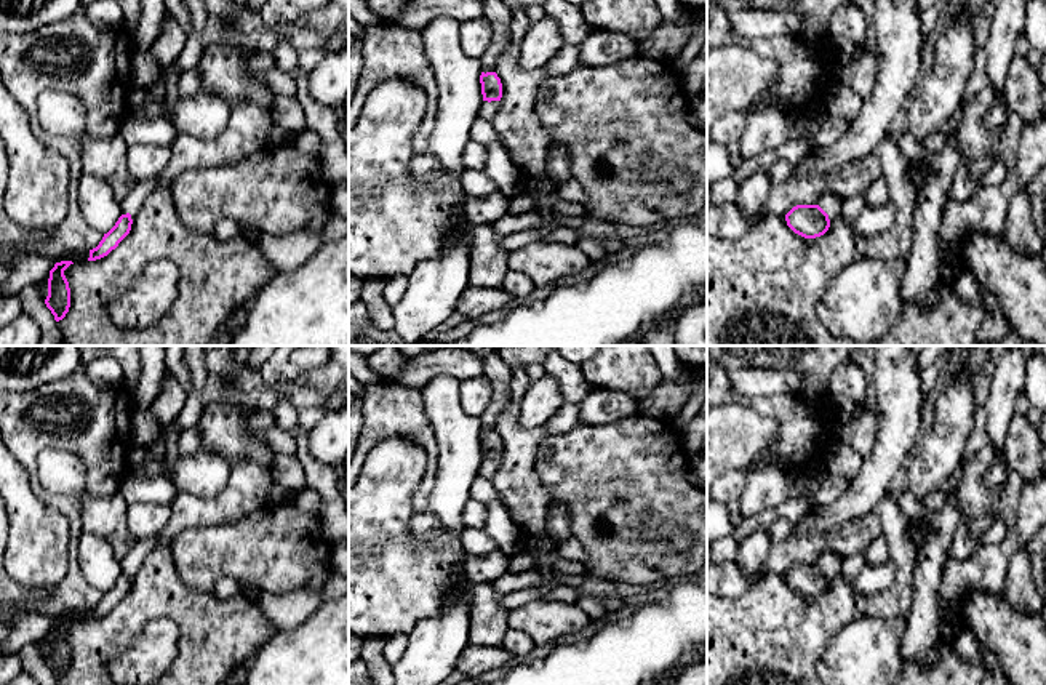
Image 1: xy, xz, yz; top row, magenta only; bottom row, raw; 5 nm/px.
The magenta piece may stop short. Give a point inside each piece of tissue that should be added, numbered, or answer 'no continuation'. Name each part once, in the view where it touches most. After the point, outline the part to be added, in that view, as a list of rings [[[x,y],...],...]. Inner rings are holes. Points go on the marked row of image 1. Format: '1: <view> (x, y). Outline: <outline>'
1: yz (830, 204). Outline: [[[825,190],[819,200],[819,206],[828,214],[828,219],[835,219],[841,214],[841,197]]]

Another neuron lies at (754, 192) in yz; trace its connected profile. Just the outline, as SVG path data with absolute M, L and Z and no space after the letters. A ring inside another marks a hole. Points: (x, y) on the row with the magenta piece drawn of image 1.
M753 173L739 184L736 206L745 218L766 214L773 181L769 173Z

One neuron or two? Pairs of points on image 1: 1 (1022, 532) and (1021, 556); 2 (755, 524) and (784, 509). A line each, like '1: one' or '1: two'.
1: two
2: one

